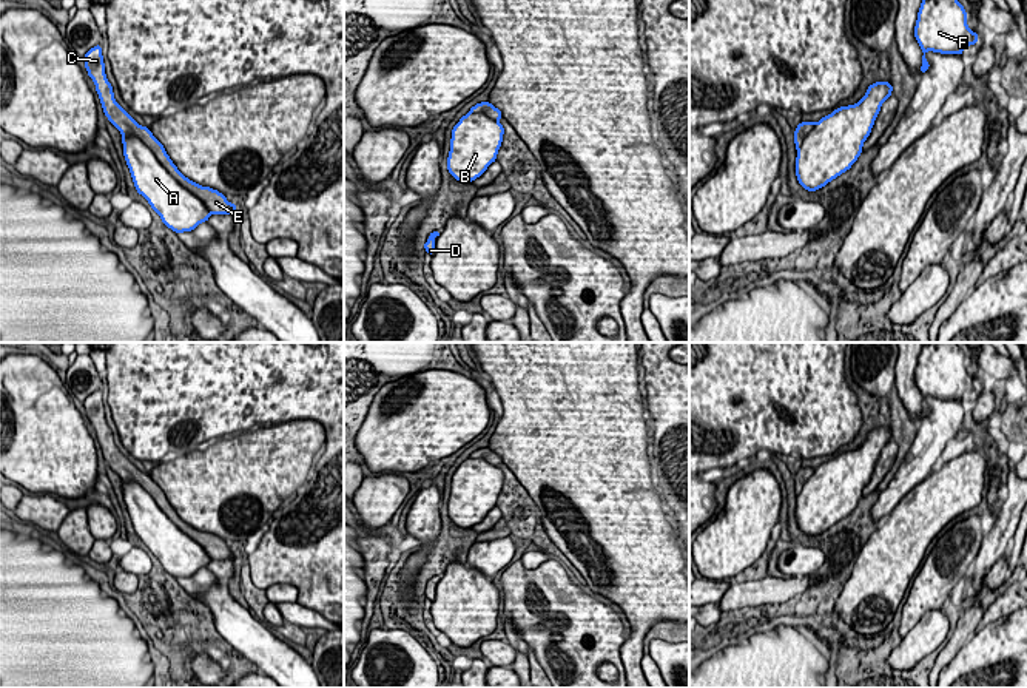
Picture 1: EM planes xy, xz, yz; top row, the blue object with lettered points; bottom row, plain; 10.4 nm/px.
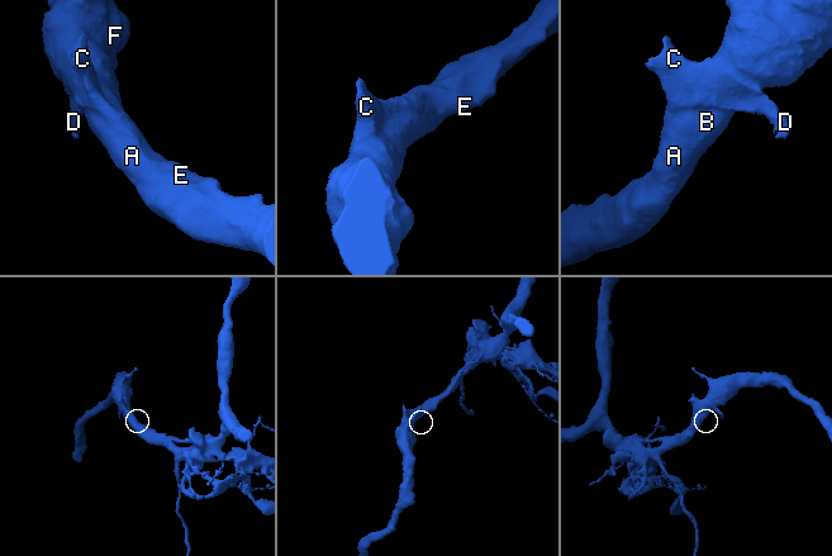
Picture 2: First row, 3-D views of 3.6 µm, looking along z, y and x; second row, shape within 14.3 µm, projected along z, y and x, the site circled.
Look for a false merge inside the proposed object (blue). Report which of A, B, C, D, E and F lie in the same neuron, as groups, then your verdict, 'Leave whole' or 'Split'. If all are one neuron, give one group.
Groups: A B F / C D E. Split

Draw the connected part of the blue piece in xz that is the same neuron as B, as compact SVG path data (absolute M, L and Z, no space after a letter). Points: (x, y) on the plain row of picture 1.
M467 458L452 475L447 503L449 518L461 528L473 528L497 506L504 474L484 458Z

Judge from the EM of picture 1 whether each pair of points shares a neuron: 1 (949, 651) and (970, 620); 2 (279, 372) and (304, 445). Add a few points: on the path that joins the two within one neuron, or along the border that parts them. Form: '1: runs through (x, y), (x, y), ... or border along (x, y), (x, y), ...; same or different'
1: runs through (955, 644), (966, 628); same
2: border along (273, 424), (316, 420), (326, 438); different

